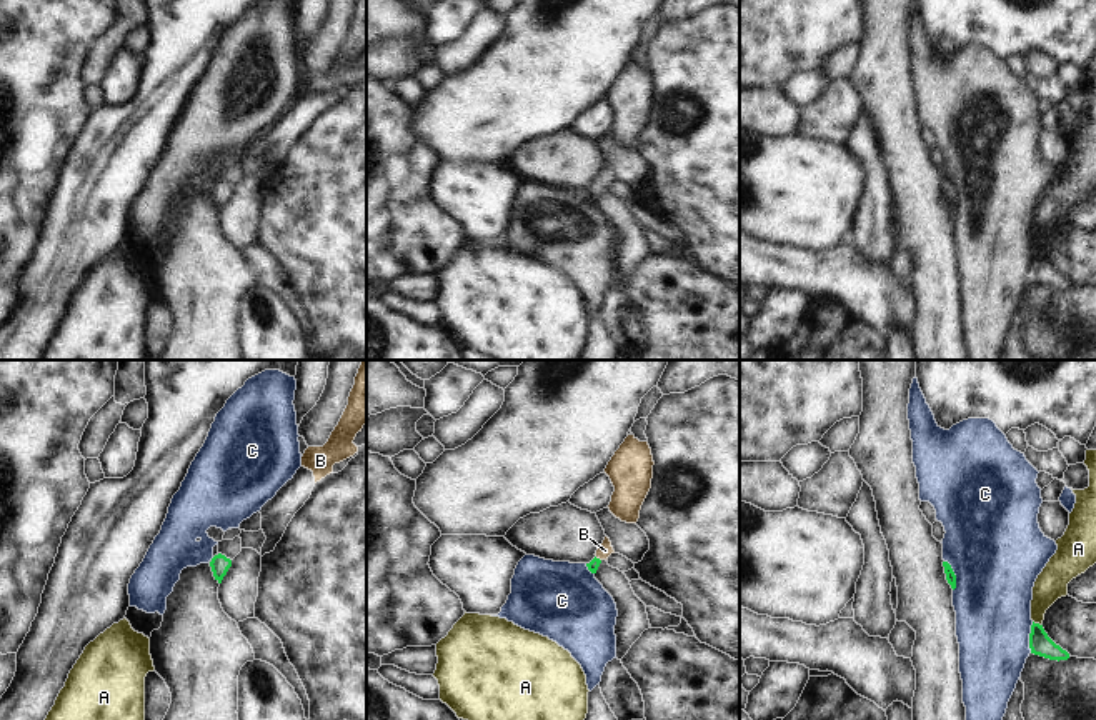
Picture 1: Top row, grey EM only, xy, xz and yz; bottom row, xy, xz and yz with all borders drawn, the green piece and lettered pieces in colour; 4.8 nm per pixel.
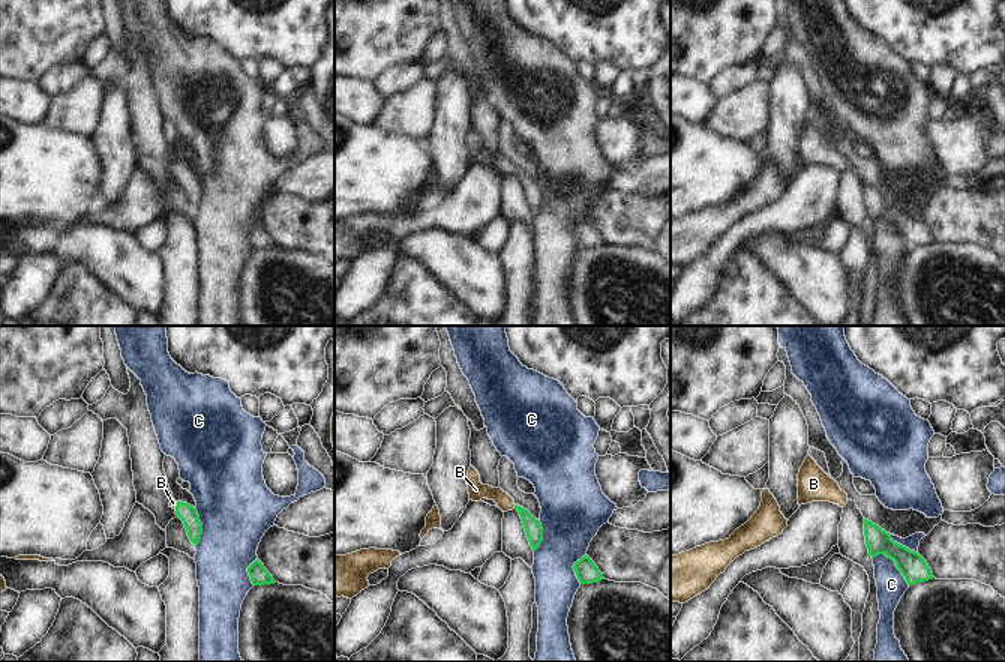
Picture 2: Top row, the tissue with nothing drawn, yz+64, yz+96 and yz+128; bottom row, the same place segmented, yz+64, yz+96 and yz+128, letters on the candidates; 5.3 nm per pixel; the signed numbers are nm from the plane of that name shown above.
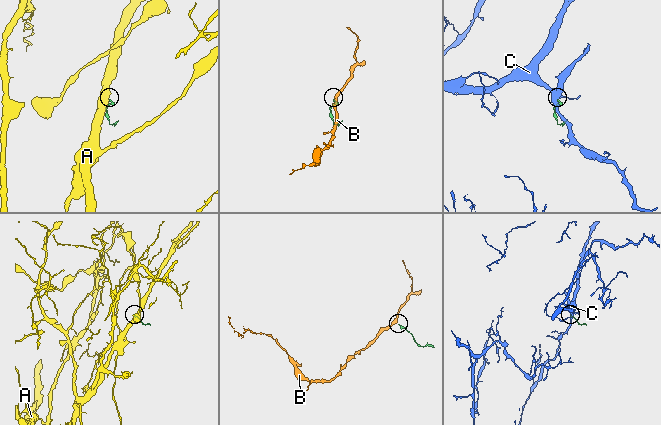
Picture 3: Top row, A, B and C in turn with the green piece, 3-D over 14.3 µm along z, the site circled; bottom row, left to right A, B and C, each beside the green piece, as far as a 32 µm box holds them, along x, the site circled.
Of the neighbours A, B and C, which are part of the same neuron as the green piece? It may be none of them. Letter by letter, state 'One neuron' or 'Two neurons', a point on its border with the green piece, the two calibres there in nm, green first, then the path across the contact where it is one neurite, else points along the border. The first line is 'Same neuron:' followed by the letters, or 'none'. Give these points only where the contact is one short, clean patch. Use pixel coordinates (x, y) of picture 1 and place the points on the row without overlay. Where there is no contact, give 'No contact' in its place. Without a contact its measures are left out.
Same neuron: B
A: Two neurons. Touches green at yz (1036, 250). Thickness 110 nm (green) against 160 nm. Boundary: yz (1033, 247), (1040, 252)
B: One neuron. Touches green at xz (598, 185). Thickness 50 nm (green) against 70 nm. Path across: xz (593, 192), (598, 185), (605, 177)
C: Two neurons. Touches green at yz (955, 202). Thickness 50 nm (green) against 480 nm.

